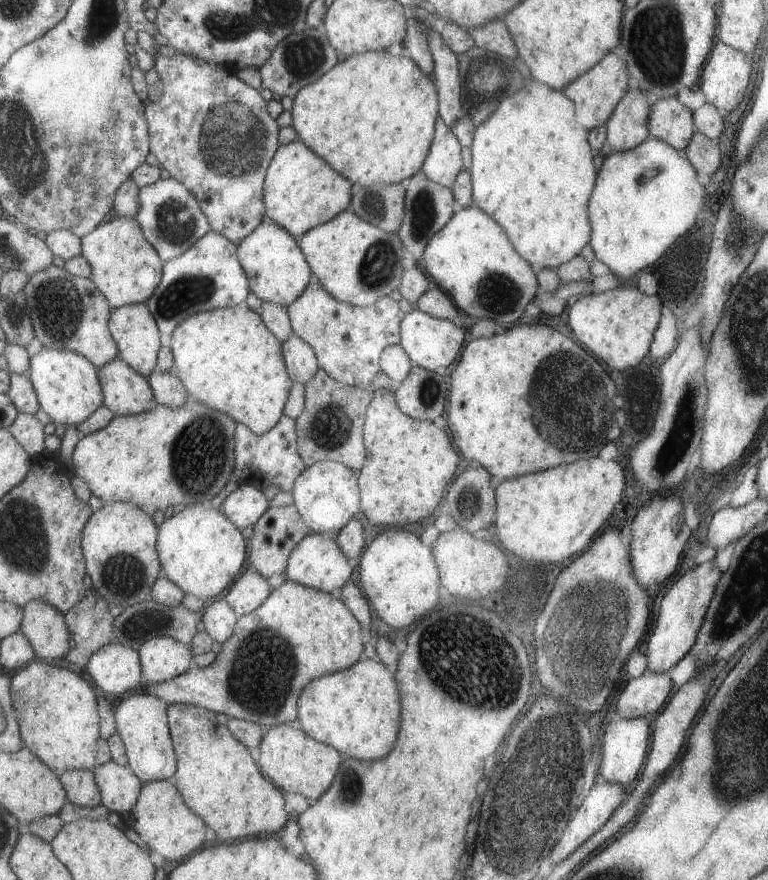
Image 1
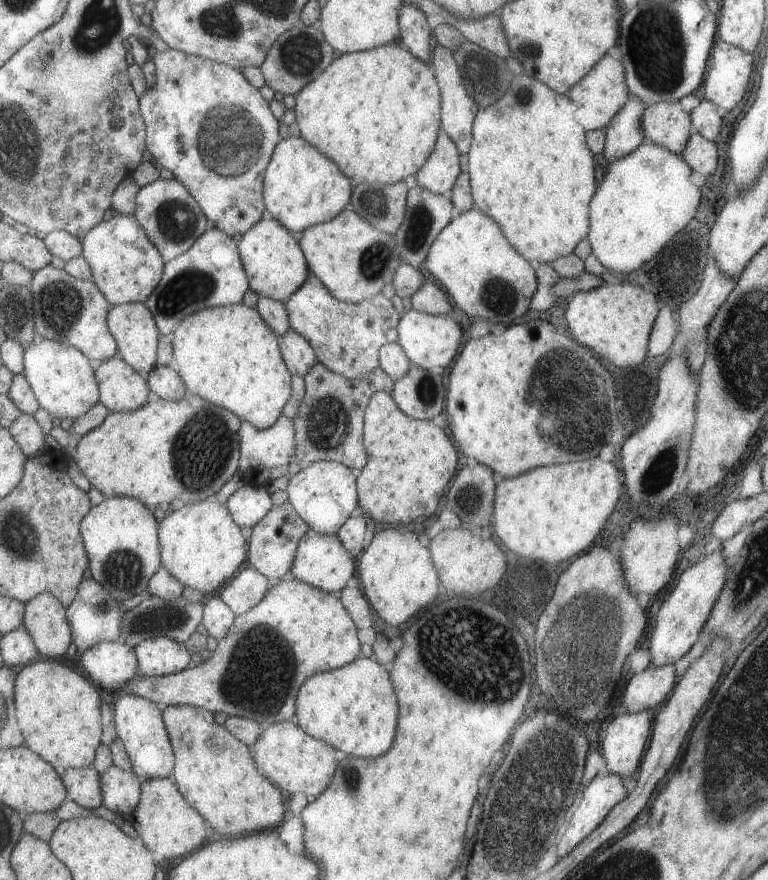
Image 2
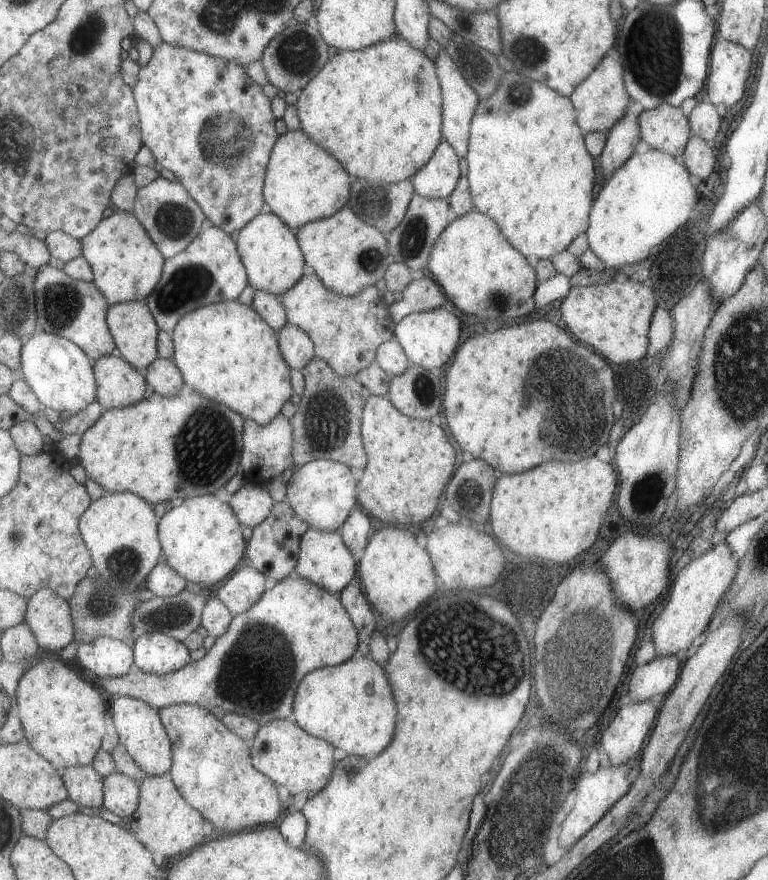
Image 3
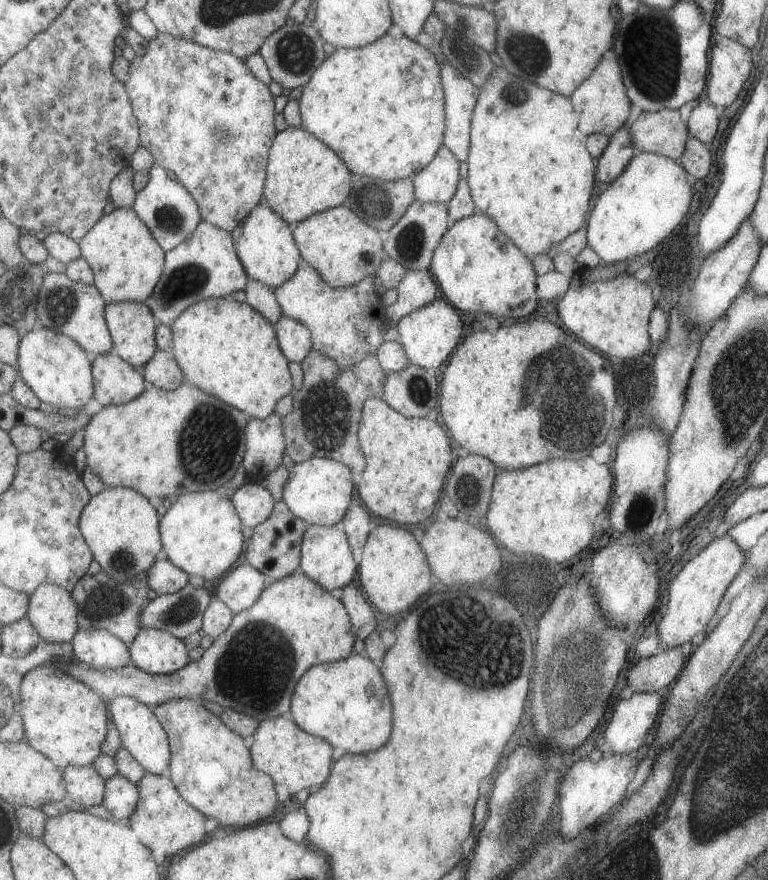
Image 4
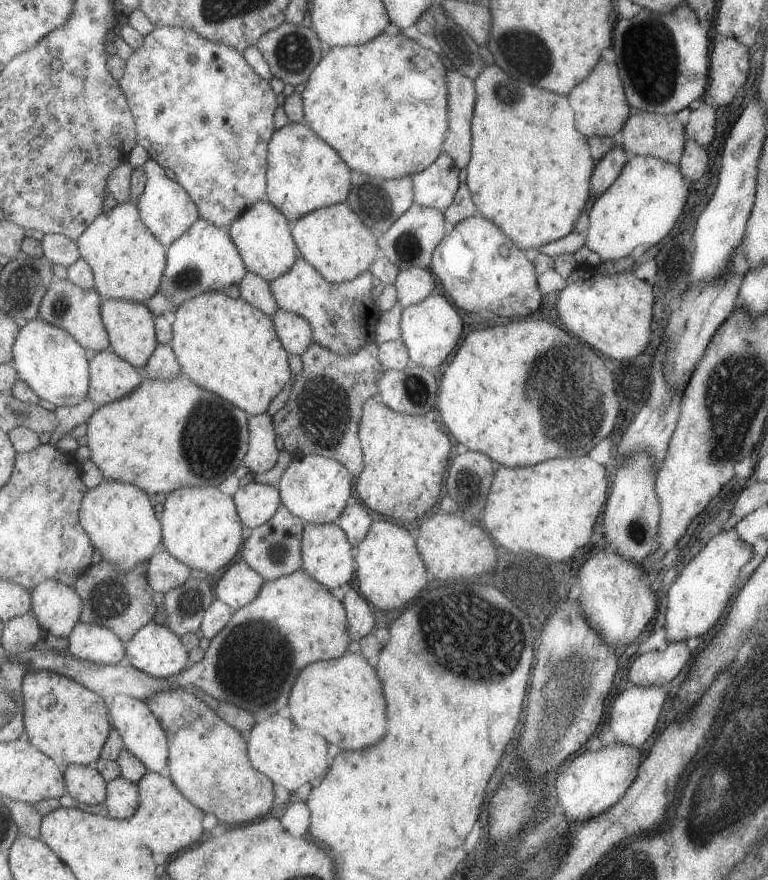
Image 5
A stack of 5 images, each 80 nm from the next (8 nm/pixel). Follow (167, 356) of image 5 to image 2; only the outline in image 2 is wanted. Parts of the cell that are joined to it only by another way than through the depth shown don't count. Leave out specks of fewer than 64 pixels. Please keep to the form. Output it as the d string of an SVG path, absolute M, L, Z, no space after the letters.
M157 366L148 376L149 386L152 388L154 397L166 401L180 401L189 393L184 378L174 366Z

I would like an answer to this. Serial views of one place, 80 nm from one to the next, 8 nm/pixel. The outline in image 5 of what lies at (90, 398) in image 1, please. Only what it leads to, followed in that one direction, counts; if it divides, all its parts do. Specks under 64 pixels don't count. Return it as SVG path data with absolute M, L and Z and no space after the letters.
M37 318L34 321L29 321L20 330L19 336L17 337L16 343L14 344L15 362L13 364L19 371L20 378L23 379L40 396L40 398L52 402L57 408L72 407L81 404L85 399L87 399L90 391L90 358L87 358L85 354L87 354L87 350L85 350L85 347L68 330L48 323L41 318Z

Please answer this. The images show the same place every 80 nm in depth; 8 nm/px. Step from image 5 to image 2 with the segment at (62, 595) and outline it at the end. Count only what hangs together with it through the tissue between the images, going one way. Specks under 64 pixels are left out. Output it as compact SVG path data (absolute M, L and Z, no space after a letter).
M40 594L26 604L24 626L33 637L42 658L67 659L70 646L74 643L72 626L68 619L68 609L54 594Z

